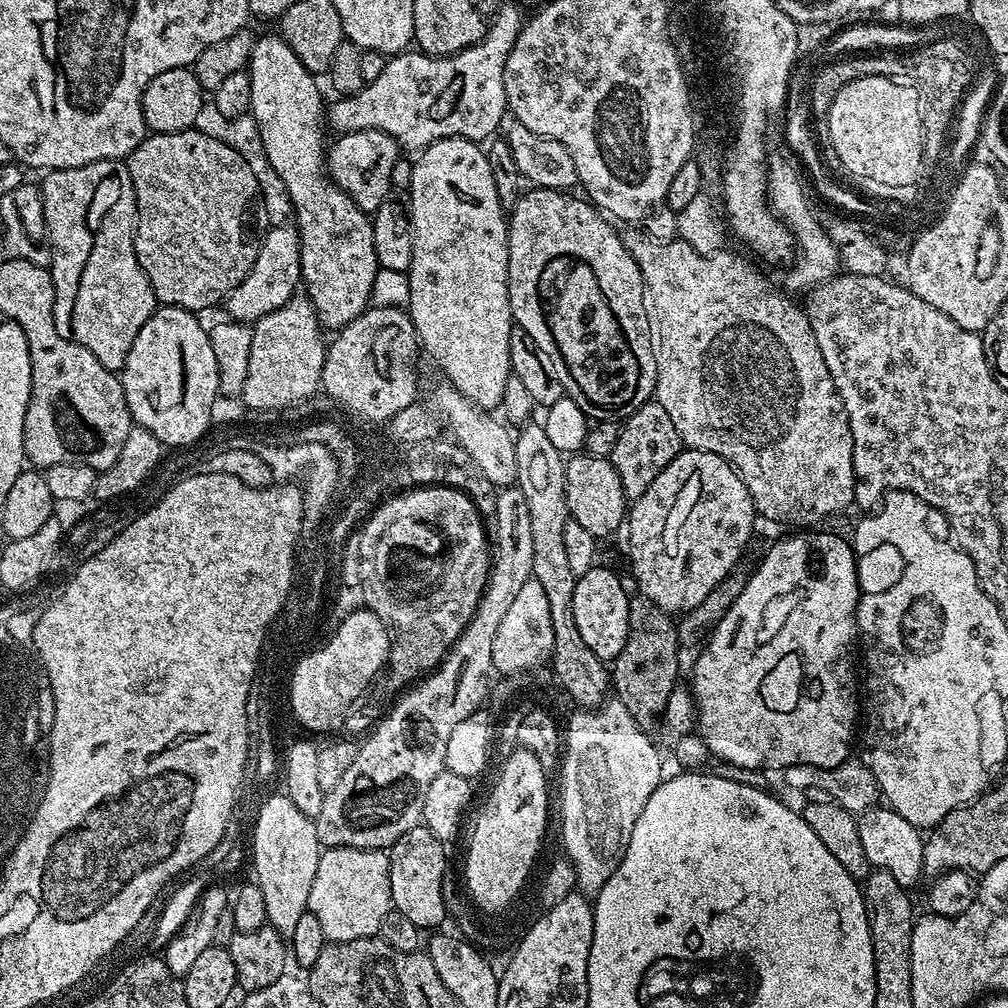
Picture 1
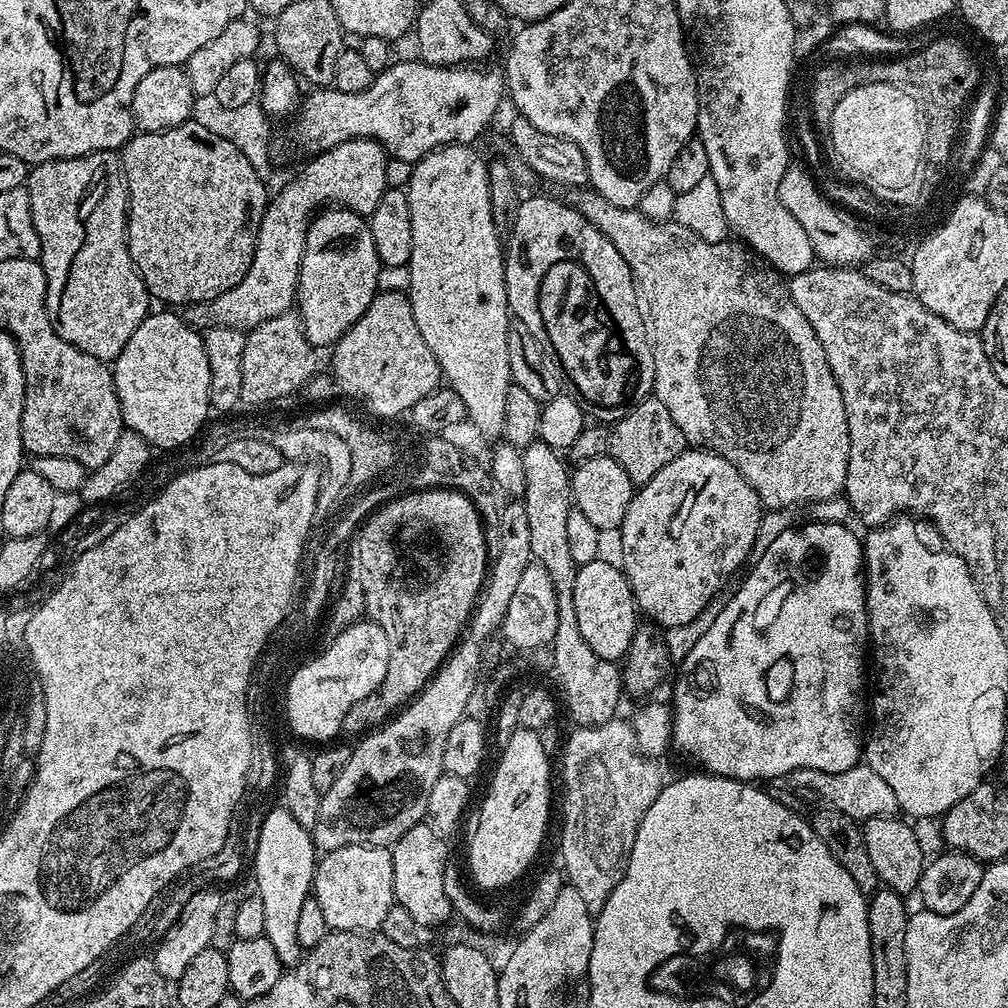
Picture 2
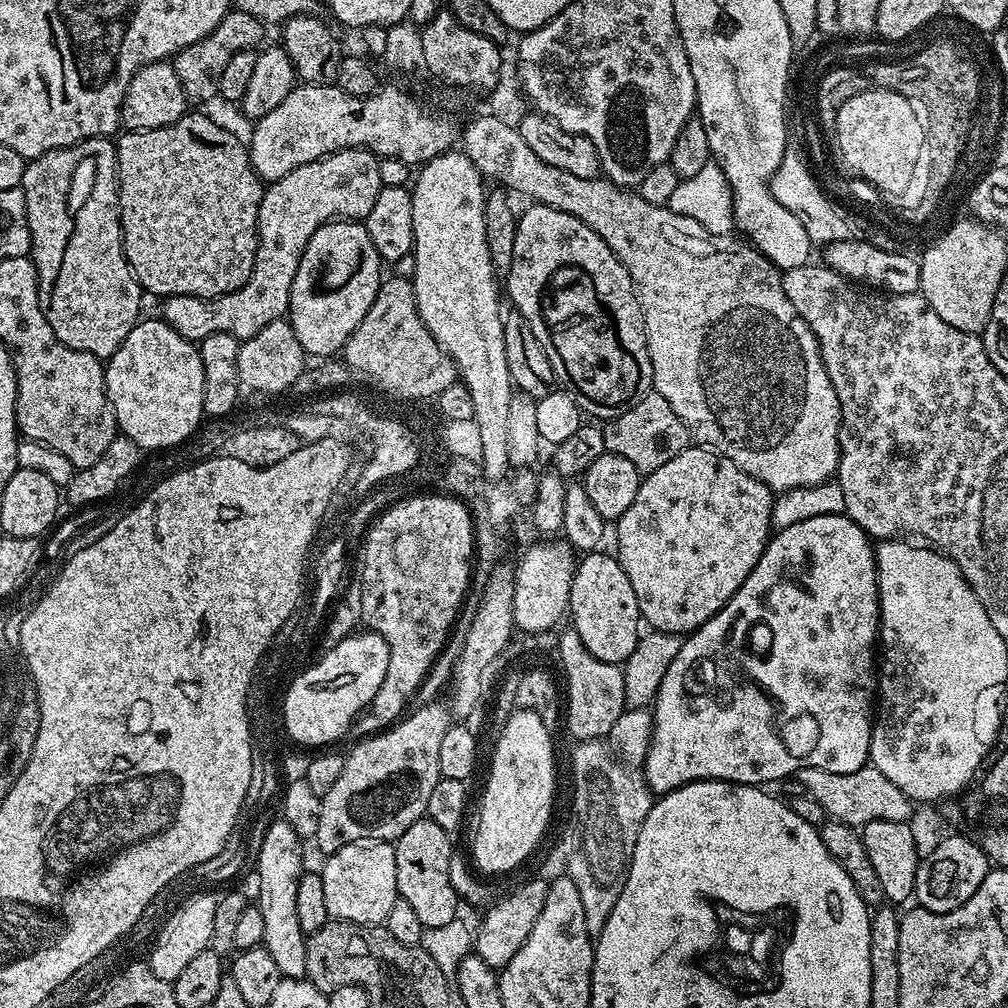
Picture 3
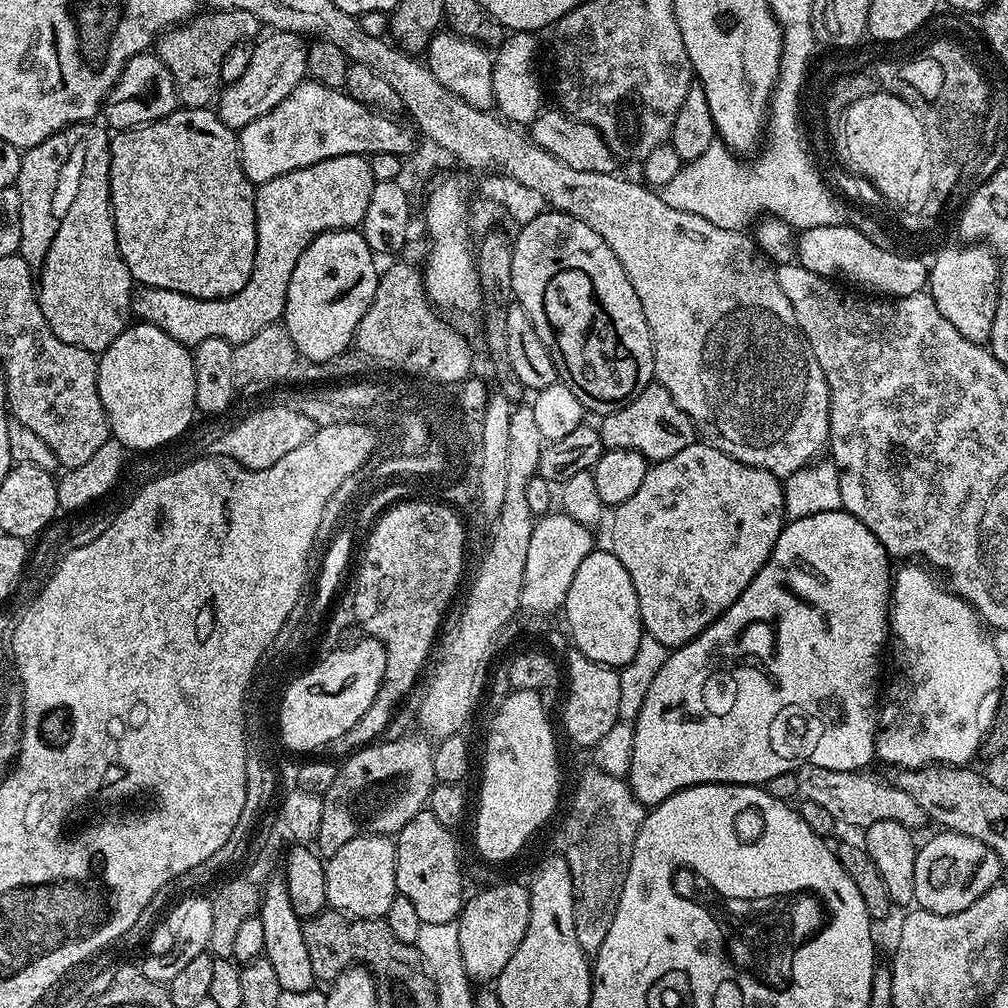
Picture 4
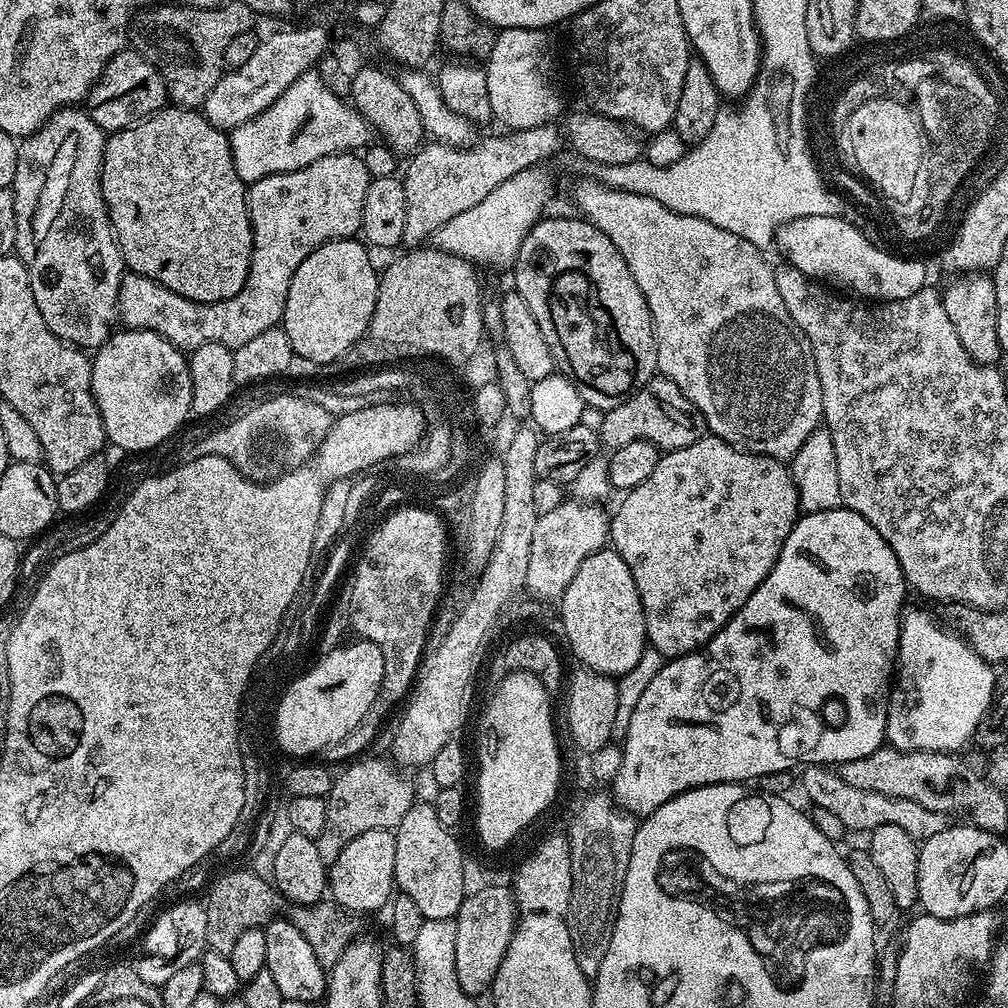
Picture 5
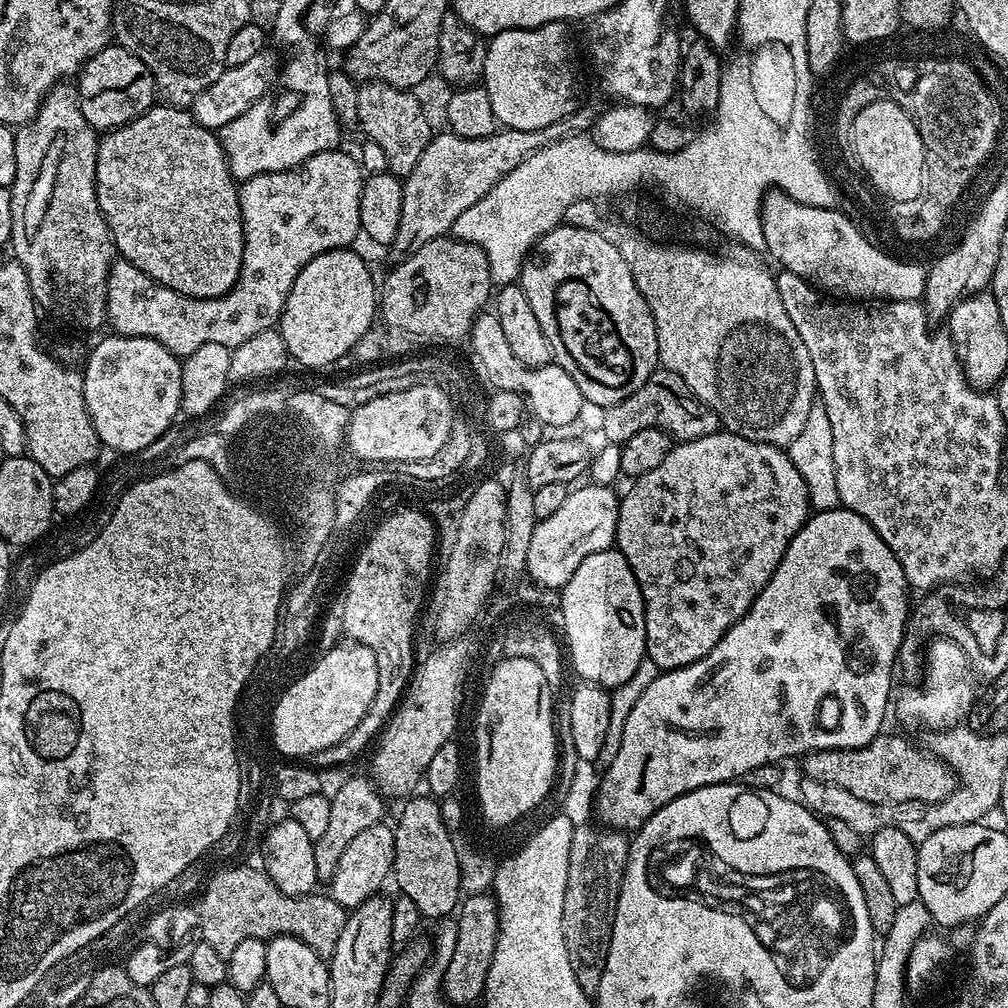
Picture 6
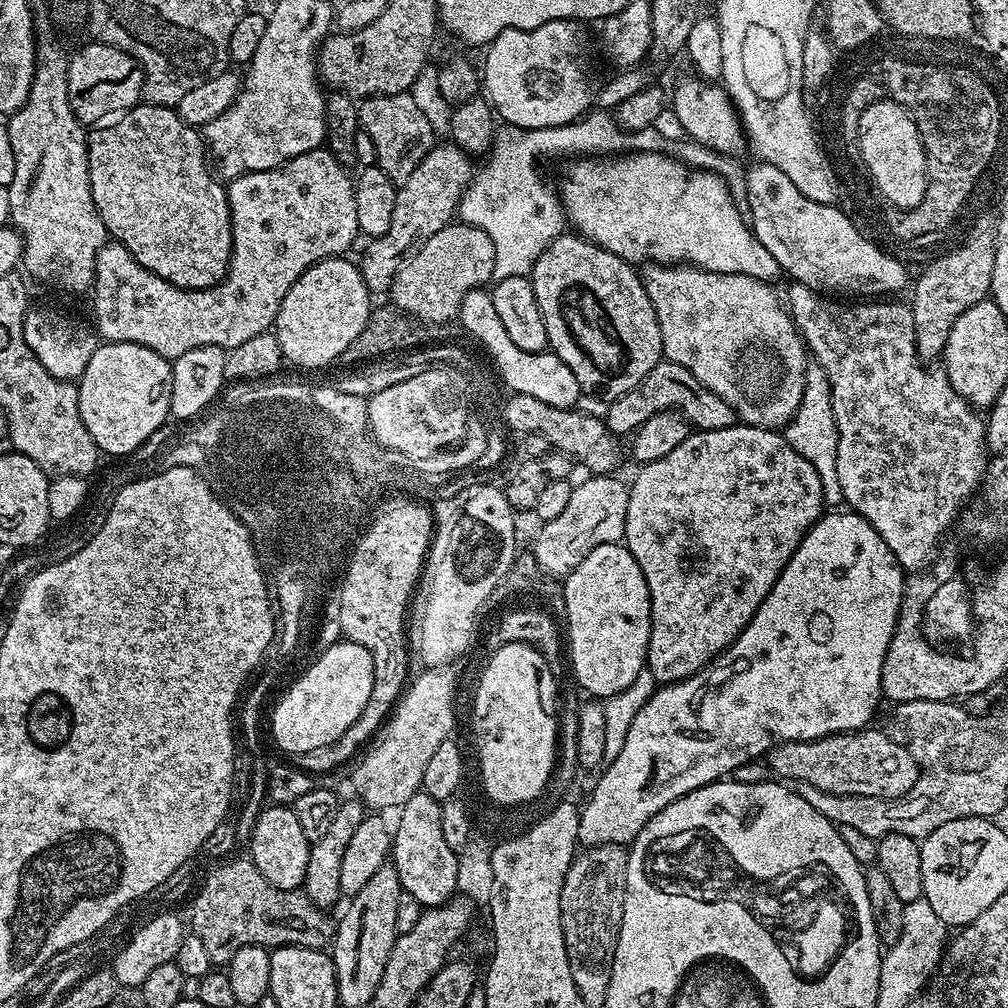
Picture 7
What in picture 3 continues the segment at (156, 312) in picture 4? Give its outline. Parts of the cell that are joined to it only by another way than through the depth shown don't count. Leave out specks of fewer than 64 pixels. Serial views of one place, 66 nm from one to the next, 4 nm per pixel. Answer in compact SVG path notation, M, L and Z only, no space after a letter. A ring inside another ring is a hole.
M347 148L318 158L314 162L306 162L306 166L298 166L298 170L290 170L290 174L271 181L264 189L264 197L258 210L256 235L260 237L260 241L247 282L238 290L225 296L215 296L212 300L199 300L197 296L169 296L163 301L162 319L174 330L178 330L182 338L193 342L205 340L210 334L230 334L235 340L243 342L258 334L262 326L270 326L270 322L281 319L288 310L290 286L294 282L298 262L306 250L306 242L310 242L314 230L329 224L331 220L360 222L370 214L380 189L384 187L382 178L378 178L379 165L378 157L367 148Z

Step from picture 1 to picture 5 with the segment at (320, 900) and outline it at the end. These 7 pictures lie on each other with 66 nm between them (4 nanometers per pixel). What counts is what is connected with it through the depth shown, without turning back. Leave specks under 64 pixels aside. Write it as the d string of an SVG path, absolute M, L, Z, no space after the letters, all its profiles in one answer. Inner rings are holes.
M383 828L382 830L366 830L366 834L358 834L354 842L350 842L338 854L338 858L328 868L328 887L331 899L339 904L345 912L357 914L356 912L376 912L385 907L394 895L394 842L396 833L393 829Z

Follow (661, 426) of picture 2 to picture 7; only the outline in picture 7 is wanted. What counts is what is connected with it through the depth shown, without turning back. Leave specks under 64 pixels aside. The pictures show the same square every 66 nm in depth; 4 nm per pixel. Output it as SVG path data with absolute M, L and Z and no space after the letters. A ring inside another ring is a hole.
M661 359L660 363L654 366L654 370L650 370L650 374L646 374L646 378L642 378L642 382L634 386L634 390L626 390L626 394L611 401L607 408L608 413L603 413L602 419L617 438L635 433L636 429L642 426L642 422L646 422L646 418L654 418L654 414L663 412L680 413L693 429L701 432L726 430L737 423L736 411L726 402L722 402L718 394L701 386L698 378L694 378L694 374L686 370L686 366L678 366L666 359Z

